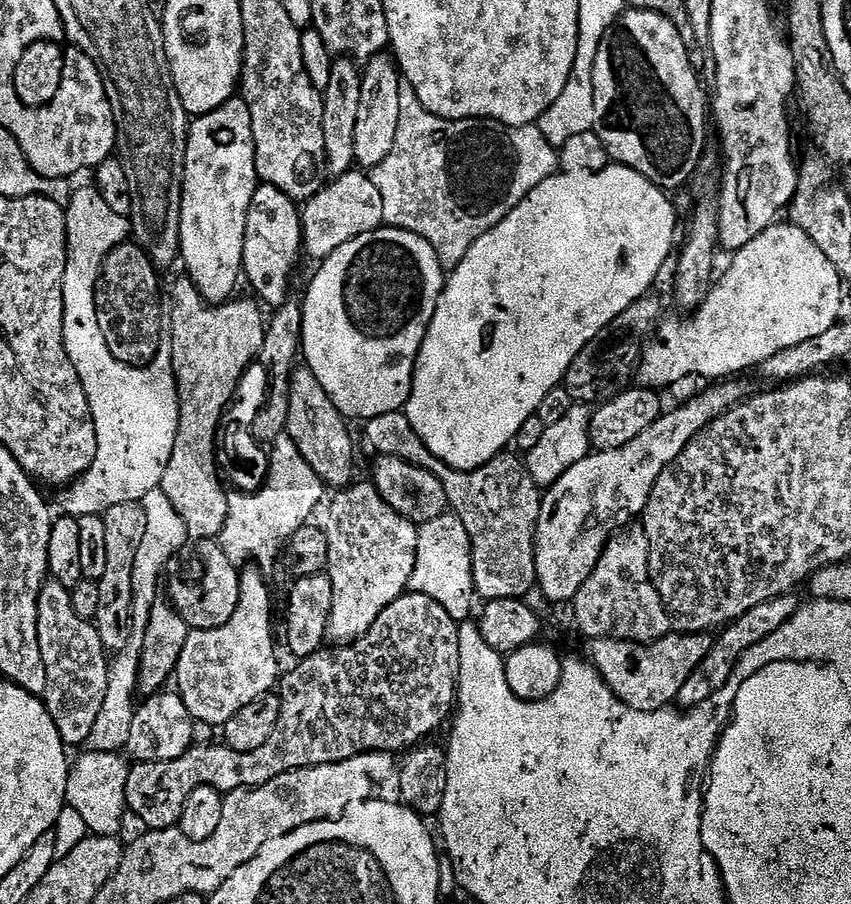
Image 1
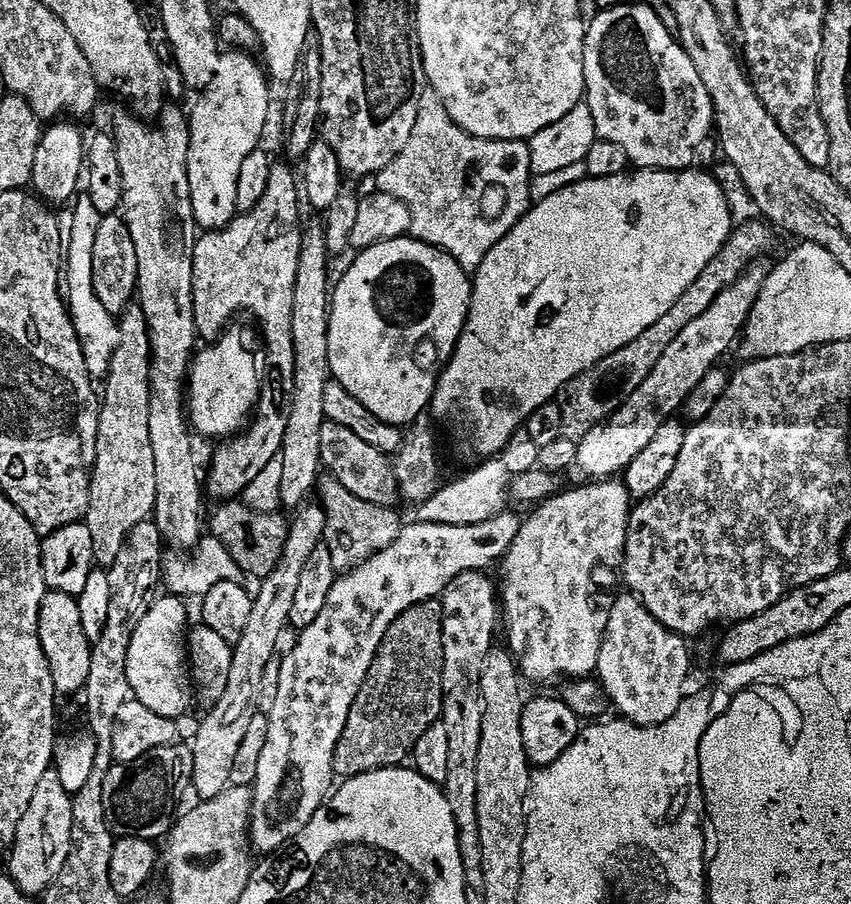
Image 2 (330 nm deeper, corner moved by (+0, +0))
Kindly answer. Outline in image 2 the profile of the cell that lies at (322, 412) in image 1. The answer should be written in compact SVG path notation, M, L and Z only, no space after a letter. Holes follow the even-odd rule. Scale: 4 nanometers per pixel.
M331 474L319 477L319 507L326 514L326 530L322 541L330 550L330 558L334 558L334 570L338 574L353 572L362 566L374 554L389 548L400 536L401 521L388 520L389 509L374 502L362 502L358 494L350 494L350 490L338 482Z

